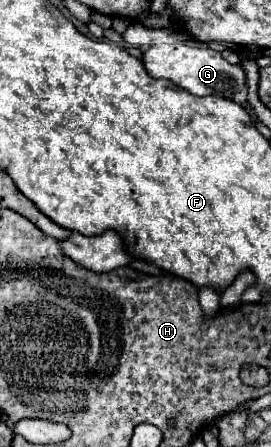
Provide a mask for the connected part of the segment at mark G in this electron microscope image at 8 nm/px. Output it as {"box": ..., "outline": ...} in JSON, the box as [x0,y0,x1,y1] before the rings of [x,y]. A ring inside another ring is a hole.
{"box":[142,45,246,99],"outline":[[[152,45],[148,51],[144,51],[142,63],[152,77],[168,79],[192,95],[220,95],[232,99],[234,93],[246,87],[244,69],[240,65],[228,63],[218,51],[212,51],[210,47],[196,49],[188,45]]]}

